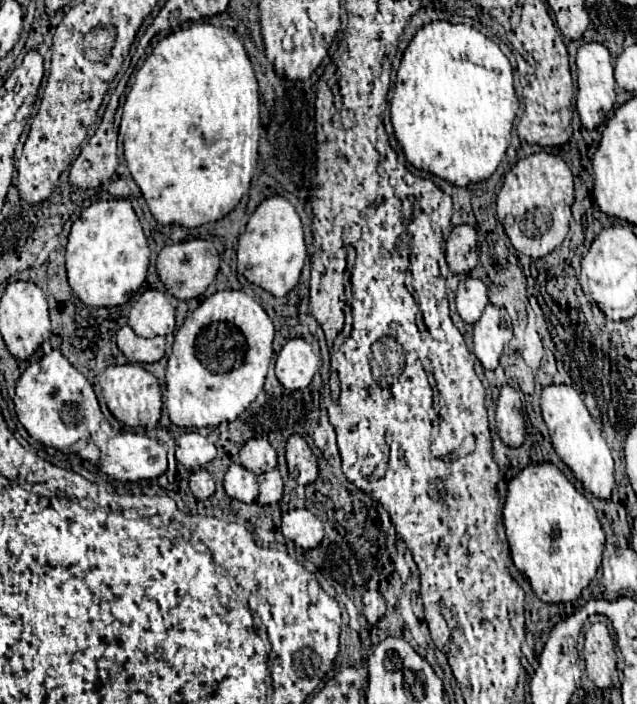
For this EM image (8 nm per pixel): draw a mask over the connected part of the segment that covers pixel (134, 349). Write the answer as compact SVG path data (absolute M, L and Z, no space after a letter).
M129 325L117 331L117 347L121 353L135 363L155 363L165 353L165 337L139 337Z

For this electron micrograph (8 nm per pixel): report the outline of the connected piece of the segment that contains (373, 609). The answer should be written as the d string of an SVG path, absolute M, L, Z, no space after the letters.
M367 591L363 595L363 615L369 623L377 623L385 615L385 601L379 591Z

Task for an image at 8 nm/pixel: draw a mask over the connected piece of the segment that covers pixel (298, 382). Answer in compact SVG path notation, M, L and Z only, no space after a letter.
M289 339L277 355L275 375L279 383L289 389L305 389L317 373L317 357L305 339Z

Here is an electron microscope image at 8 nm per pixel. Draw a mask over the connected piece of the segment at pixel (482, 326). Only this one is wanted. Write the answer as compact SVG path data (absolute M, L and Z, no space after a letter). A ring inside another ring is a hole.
M489 303L473 329L475 355L485 369L495 369L499 365L503 347L511 341L511 337L511 317L503 307Z

